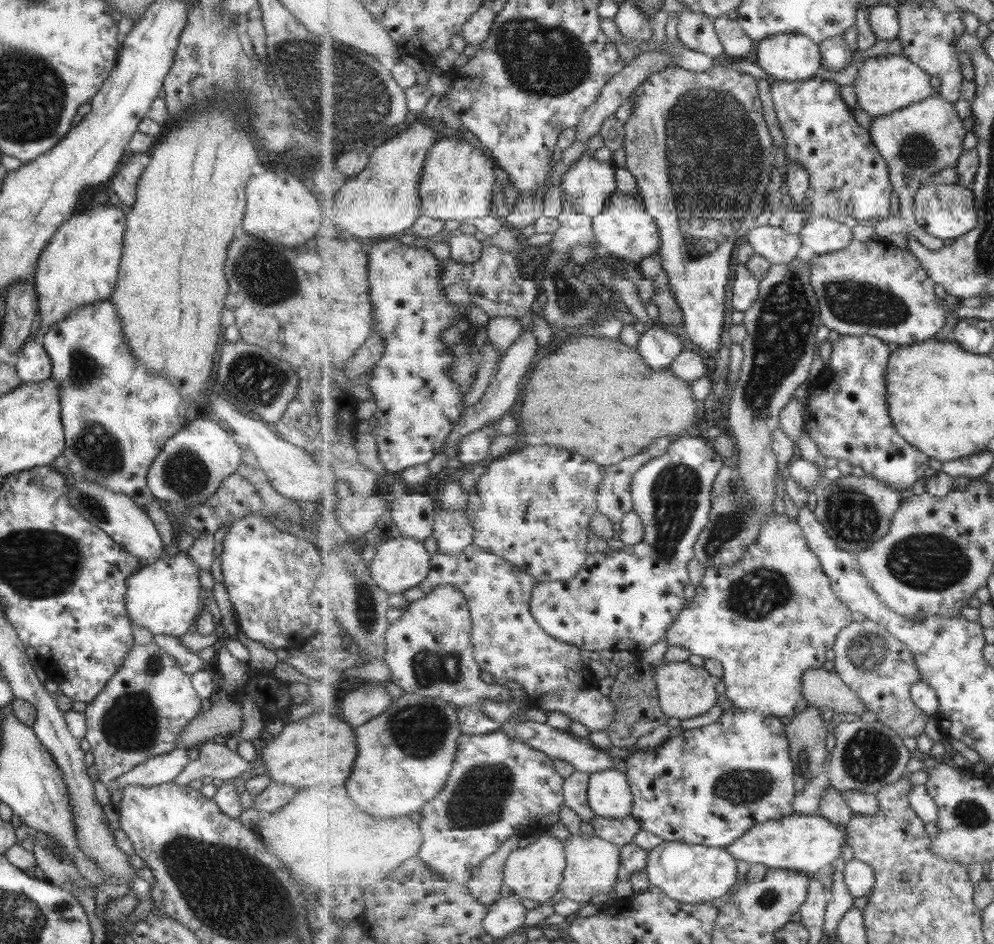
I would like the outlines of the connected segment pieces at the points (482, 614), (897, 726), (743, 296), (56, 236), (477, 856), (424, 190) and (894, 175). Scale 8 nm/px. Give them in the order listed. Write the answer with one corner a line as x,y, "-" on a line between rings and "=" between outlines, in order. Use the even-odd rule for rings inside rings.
473,542
463,552
453,556
442,552
432,554
432,569
428,578
401,595
410,603
424,599
436,587
454,584
465,595
472,612
474,655
482,671
493,674
499,685
511,680
521,684
533,706
541,707
544,711
562,712
574,722
585,725
590,732
607,731
616,718
617,705
608,696
601,694
597,685
599,681
595,679
587,661
581,658
581,649
551,636
537,623
531,611
532,592
537,583
538,580
530,572
505,560
505,557
487,552
=
852,622
849,627
841,629
833,648
834,671
848,684
868,706
869,712
876,715
877,720
890,726
899,736
916,737
926,732
929,716
919,708
912,699
912,688
921,680
916,658
912,650
901,642
887,628
872,622
=
738,263
732,288
733,310
746,312
760,295
760,280
753,276
747,265
=
109,203
99,204
95,208
77,212
53,233
36,260
37,269
33,276
34,296
36,296
39,311
34,340
40,340
53,324
63,320
69,312
82,306
107,301
114,292
125,230
124,215
123,208
114,207
=
499,730
492,733
485,734
465,734
460,736
459,748
456,754
456,761
449,775
448,782
444,786
444,789
435,798
432,798
427,804
425,804
420,820
421,831
423,831
423,846
421,846
421,852
419,852
419,858
423,860
423,864
428,866
429,869
435,871
443,880
449,880
449,882
456,882
457,884
467,885
471,880
471,875
479,870
483,866
483,862
491,857
507,840
512,839
513,836
517,836
519,839
529,837
542,837
544,833
551,830
555,824
559,823
559,812
561,808
566,806
564,799
564,777
560,772
557,772
555,760
547,753
541,752
532,746
529,746
524,741
517,740
509,734
=
456,135
439,139
429,151
420,180
422,214
431,218
471,222
474,218
485,218
494,214
494,188
496,170
494,162
483,149
=
938,94
920,103
913,103
911,107
896,110
890,115
873,118
869,128
873,143
887,161
890,180
900,205
897,216
889,215
875,222
873,227
877,236
885,239
892,233
900,233
906,238
909,235
915,237
915,241
921,242
929,250
939,250
945,246
942,238
929,234
917,222
916,194
930,181
933,174
946,168
953,168
964,154
963,142
970,124
960,109
960,105
955,105

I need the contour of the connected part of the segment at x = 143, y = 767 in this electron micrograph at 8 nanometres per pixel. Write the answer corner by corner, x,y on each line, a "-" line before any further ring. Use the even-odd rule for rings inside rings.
175,747
172,751
148,758
137,764
133,770
114,779
115,788
127,785
155,786
171,782
184,770
190,761
188,749

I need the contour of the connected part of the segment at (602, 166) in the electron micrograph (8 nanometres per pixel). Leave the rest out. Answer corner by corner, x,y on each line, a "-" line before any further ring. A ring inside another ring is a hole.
591,151
563,174
563,188
569,200
594,219
600,215
613,194
620,192
615,167
610,161
600,161

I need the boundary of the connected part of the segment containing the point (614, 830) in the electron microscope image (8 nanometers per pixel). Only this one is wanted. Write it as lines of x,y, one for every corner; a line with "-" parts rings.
595,816
588,829
592,834
607,840
612,844
631,844
635,836
641,832
641,824
635,817
625,816
621,819
609,819
601,816

